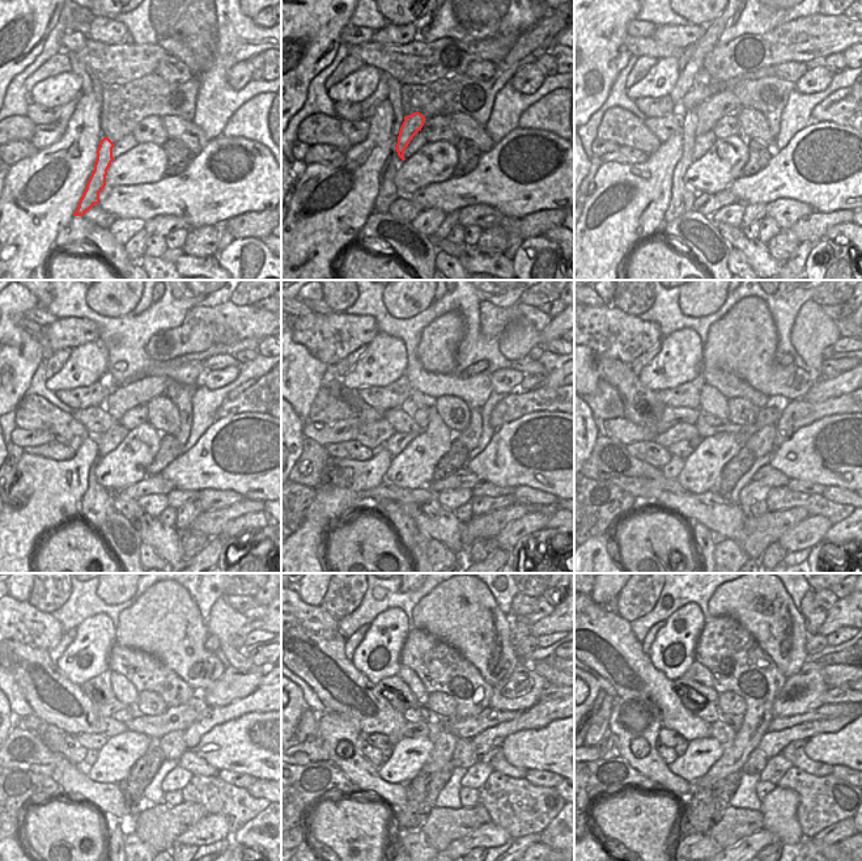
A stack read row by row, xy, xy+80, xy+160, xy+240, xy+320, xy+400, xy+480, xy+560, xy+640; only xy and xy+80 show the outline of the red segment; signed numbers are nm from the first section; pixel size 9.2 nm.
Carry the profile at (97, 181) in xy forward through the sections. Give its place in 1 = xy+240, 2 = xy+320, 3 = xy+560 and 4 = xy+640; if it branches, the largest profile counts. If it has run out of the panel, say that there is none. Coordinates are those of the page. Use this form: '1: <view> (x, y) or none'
1: xy+240 (143, 390)
2: xy+320 (474, 387)
3: xy+560 (518, 630)
4: xy+640 (812, 622)

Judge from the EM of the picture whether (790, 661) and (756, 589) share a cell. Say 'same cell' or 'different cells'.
same cell

